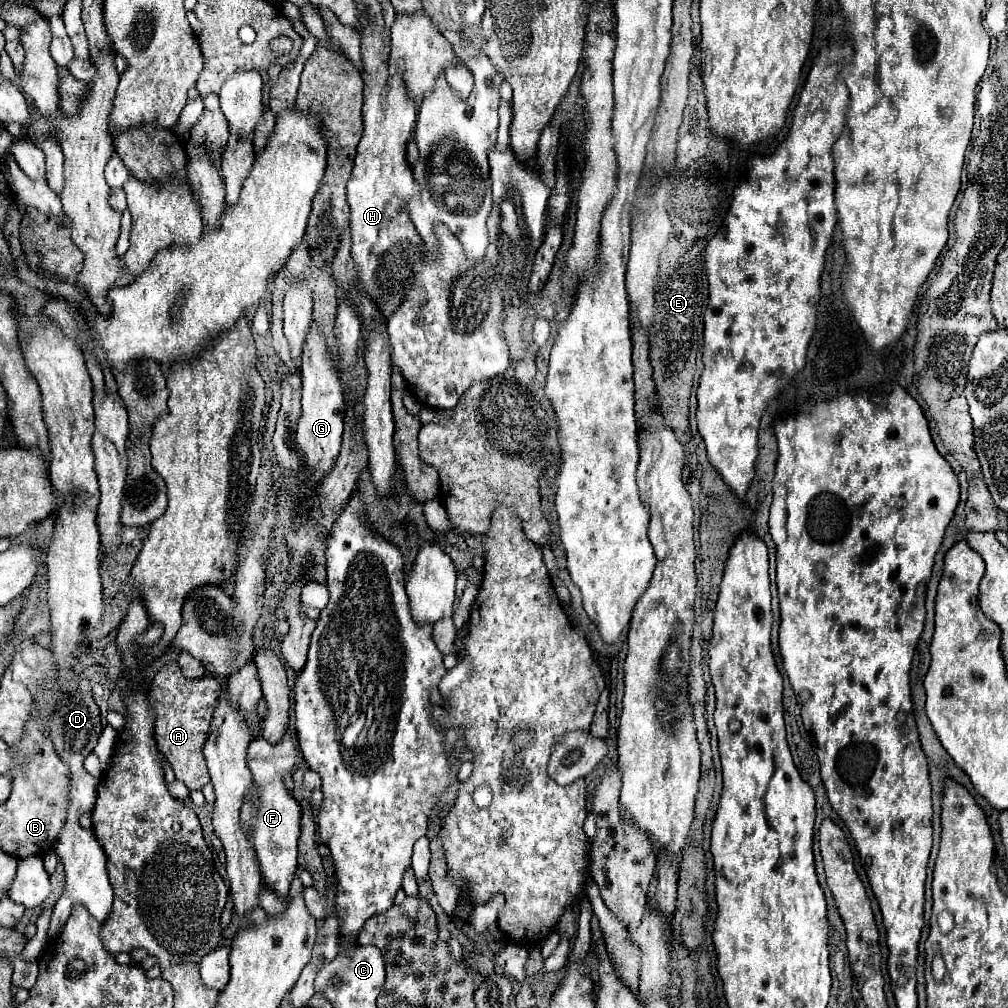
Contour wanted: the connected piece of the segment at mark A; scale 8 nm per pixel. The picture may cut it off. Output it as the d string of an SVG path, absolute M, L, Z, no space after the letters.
M178 663L164 665L152 685L150 685L150 705L154 711L154 739L158 751L170 761L174 775L182 781L188 791L198 791L206 783L210 783L204 743L210 733L210 725L214 719L214 711L218 707L218 699L222 695L222 683L216 677L202 677L196 681L186 681Z

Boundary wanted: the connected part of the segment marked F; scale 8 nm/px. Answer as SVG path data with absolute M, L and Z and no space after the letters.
M286 733L284 741L272 745L264 737L256 737L248 745L246 761L254 777L254 791L258 795L258 803L246 801L242 807L242 823L248 829L248 837L256 849L256 857L260 863L260 871L264 877L264 883L270 885L278 897L286 897L290 883L294 879L294 873L298 869L296 865L296 843L300 835L300 805L294 801L294 797L288 793L284 785L284 775L292 771L292 765L296 763L296 743L292 741L292 735Z

